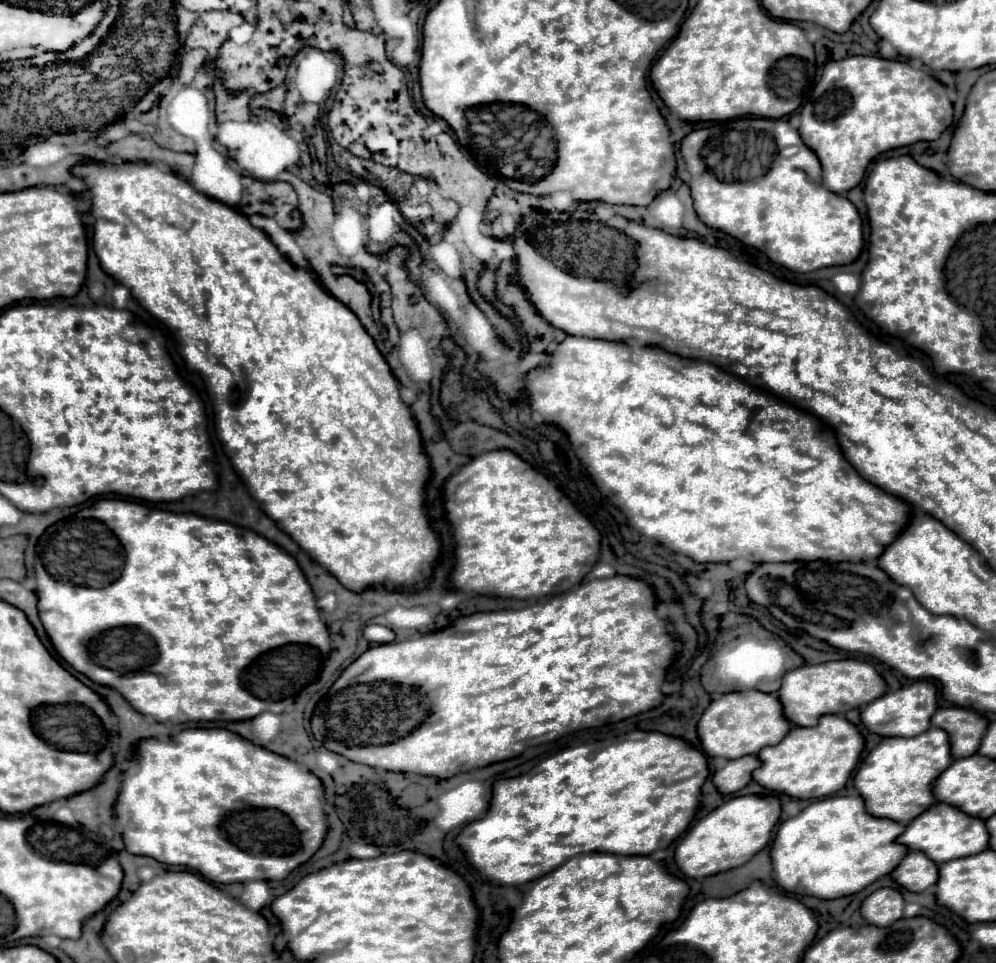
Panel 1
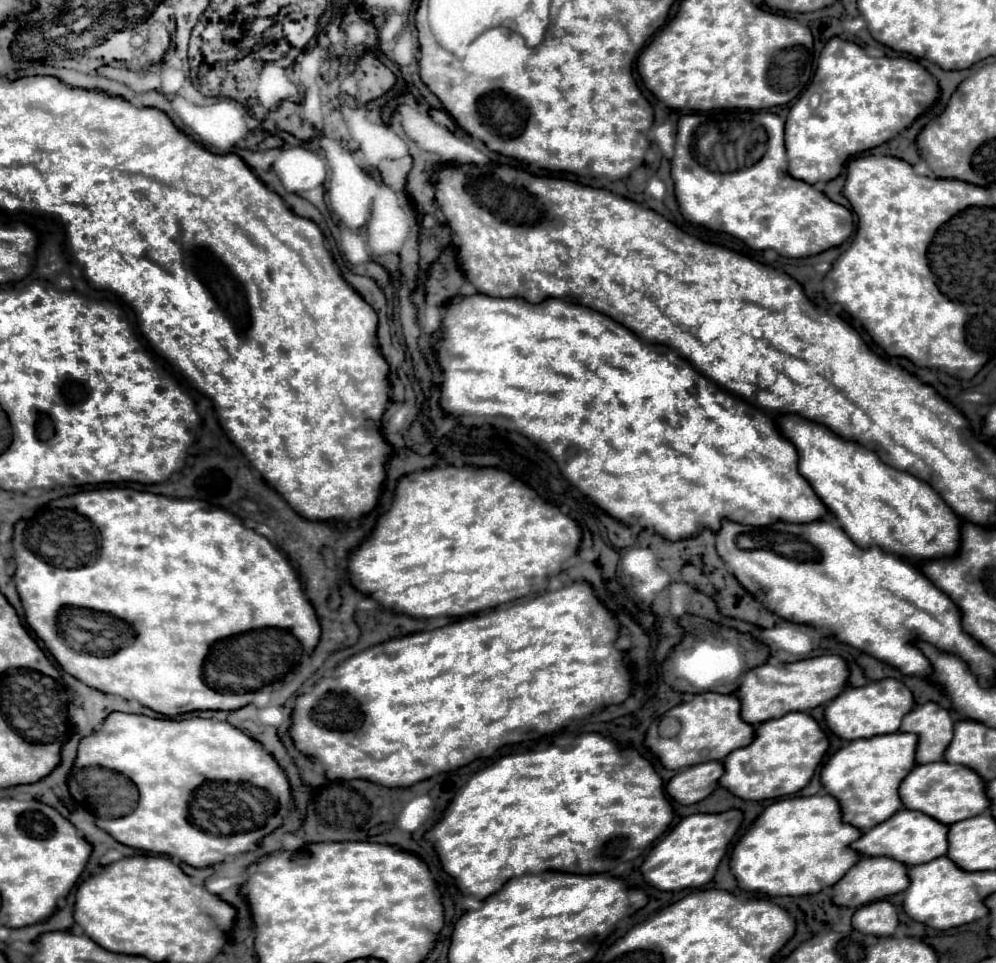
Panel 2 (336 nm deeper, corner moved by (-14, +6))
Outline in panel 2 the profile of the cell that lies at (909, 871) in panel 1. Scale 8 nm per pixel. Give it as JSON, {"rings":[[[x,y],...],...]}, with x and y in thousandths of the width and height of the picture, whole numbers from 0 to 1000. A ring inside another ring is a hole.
{"rings":[[[864,890],[848,909],[836,919],[834,936],[842,942],[860,944],[862,940],[870,940],[874,936],[889,934],[893,929],[905,927],[911,923],[911,900],[903,894],[895,894],[893,890]]]}

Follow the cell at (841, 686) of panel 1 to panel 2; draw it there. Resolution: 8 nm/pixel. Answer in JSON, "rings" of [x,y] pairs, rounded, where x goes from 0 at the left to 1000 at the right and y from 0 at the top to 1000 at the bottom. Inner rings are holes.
{"rings":[[[826,680],[798,688],[768,688],[748,699],[738,718],[744,730],[744,747],[752,753],[762,753],[770,747],[786,745],[794,738],[812,738],[836,728],[850,711],[852,695],[842,680]]]}

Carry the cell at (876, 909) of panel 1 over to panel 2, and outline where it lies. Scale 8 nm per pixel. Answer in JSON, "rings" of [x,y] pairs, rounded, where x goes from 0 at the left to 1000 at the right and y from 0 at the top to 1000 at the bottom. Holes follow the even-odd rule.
{"rings":[[[877,936],[858,946],[854,961],[864,969],[874,969],[879,973],[895,973],[901,963],[901,946],[893,936]]]}

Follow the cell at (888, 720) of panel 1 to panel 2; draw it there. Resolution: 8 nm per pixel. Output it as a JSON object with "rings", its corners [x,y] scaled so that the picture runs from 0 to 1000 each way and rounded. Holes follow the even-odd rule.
{"rings":[[[887,705],[879,709],[870,709],[866,713],[848,713],[838,728],[834,728],[828,738],[826,747],[836,763],[848,769],[870,767],[879,763],[899,761],[905,753],[905,747],[917,736],[917,722],[915,718],[901,705]]]}

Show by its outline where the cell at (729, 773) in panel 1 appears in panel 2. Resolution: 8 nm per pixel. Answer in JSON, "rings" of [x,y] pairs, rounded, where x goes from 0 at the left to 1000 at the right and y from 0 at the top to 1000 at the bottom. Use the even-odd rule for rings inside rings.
{"rings":[[[722,790],[702,792],[674,807],[668,819],[672,828],[676,828],[680,834],[694,836],[708,830],[720,817],[724,805],[726,805],[726,794]]]}

